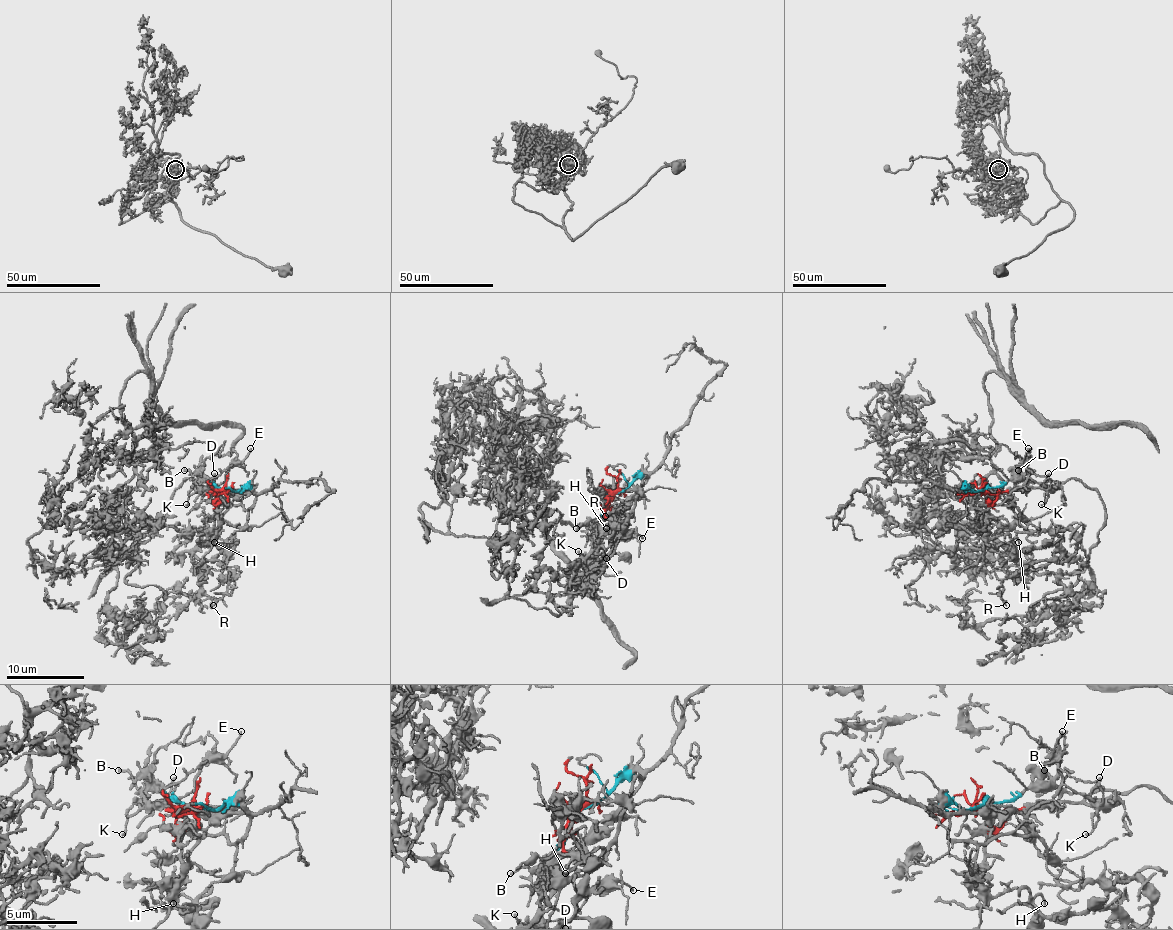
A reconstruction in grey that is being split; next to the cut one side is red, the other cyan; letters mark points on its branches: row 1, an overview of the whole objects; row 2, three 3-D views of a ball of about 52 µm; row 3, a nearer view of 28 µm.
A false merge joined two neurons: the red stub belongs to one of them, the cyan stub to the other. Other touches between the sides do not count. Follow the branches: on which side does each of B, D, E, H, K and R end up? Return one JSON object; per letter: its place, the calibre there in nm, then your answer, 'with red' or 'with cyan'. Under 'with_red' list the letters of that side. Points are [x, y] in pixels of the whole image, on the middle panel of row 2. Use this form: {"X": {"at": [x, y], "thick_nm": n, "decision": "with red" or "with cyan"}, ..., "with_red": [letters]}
{"B": {"at": [576, 528], "thick_nm": 140, "decision": "with cyan"}, "D": {"at": [606, 558], "thick_nm": 170, "decision": "with red"}, "E": {"at": [642, 538], "thick_nm": 110, "decision": "with cyan"}, "H": {"at": [606, 528], "thick_nm": 110, "decision": "with red"}, "K": {"at": [578, 551], "thick_nm": 120, "decision": "with red"}, "R": {"at": [605, 516], "thick_nm": 160, "decision": "with red"}, "with_red": ["D", "H", "K", "R"]}

